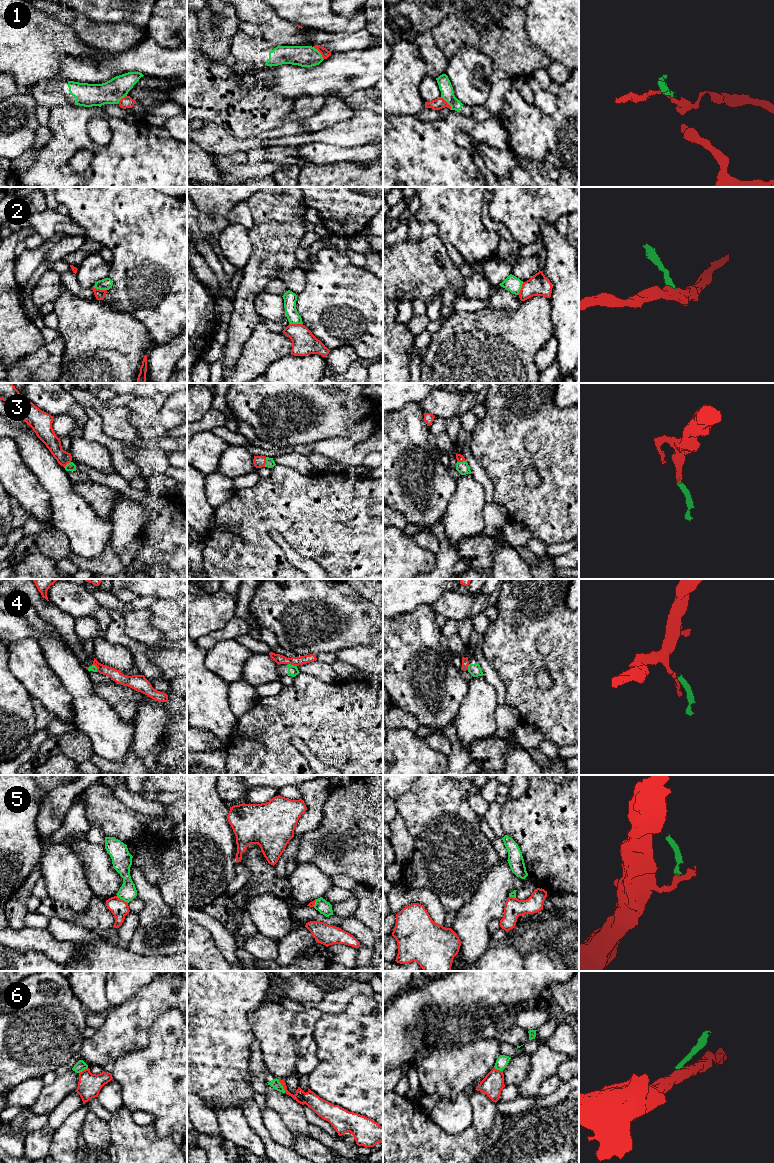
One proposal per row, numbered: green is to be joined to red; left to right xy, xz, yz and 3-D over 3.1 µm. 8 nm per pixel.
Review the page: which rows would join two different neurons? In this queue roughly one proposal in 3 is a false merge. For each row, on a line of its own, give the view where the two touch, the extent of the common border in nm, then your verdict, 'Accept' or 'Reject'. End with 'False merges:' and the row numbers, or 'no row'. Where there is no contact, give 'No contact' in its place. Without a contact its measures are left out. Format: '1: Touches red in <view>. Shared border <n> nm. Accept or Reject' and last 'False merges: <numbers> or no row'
1: Touches red in xz. Shared border 140 nm. Reject
2: Touches red in xy. Shared border 120 nm. Reject
3: Touches red in xz. Shared border 80 nm. Accept
4: Touches red in xz. Shared border 80 nm. Reject
5: Touches red in xy. Shared border 110 nm. Reject
6: Touches red in xz. Shared border 120 nm. Reject
False merges: 1, 2, 4, 5, 6

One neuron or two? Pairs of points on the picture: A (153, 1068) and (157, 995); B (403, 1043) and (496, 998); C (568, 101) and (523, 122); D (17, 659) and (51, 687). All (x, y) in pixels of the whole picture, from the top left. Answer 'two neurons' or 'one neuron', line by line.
A: two neurons
B: one neuron
C: one neuron
D: one neuron

